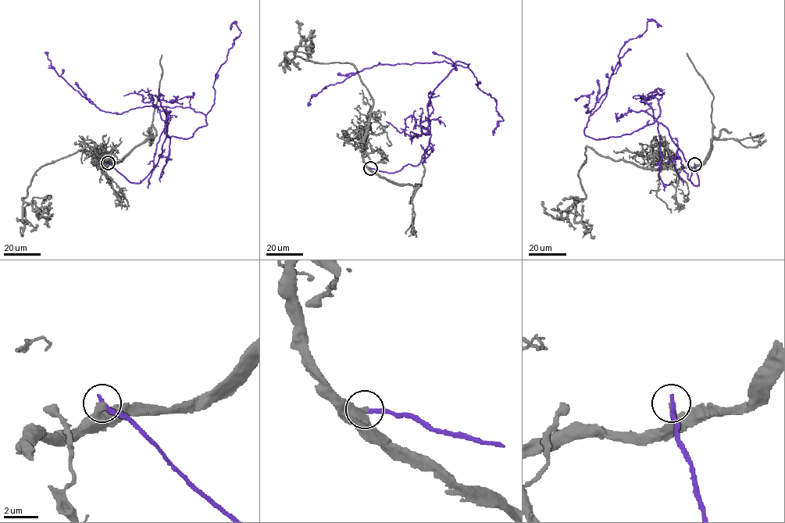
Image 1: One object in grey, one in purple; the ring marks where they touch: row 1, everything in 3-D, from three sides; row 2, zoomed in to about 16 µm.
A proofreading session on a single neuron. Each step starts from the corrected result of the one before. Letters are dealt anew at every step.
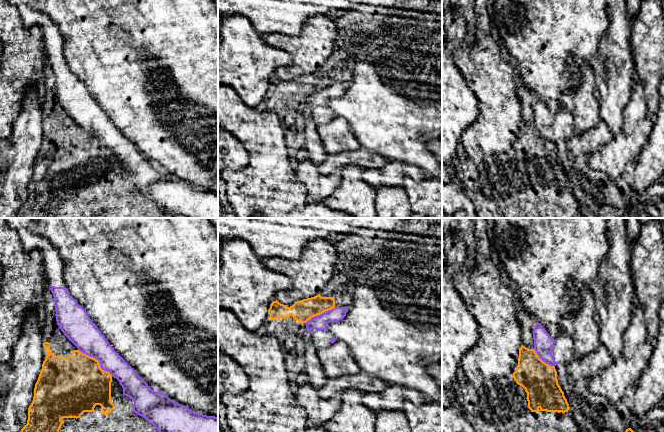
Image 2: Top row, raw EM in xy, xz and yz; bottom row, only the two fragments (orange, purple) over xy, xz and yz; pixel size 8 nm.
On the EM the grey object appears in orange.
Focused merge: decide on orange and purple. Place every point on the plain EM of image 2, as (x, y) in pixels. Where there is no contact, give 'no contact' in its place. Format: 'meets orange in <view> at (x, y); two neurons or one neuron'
meets orange in xy at (97, 136); two neurons

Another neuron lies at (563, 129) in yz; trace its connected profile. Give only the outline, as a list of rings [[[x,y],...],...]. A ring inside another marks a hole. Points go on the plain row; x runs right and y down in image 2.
[[[540,99],[533,105],[534,126],[539,134],[550,142],[565,140],[574,133],[573,118],[570,112],[561,105],[555,115],[552,115]]]

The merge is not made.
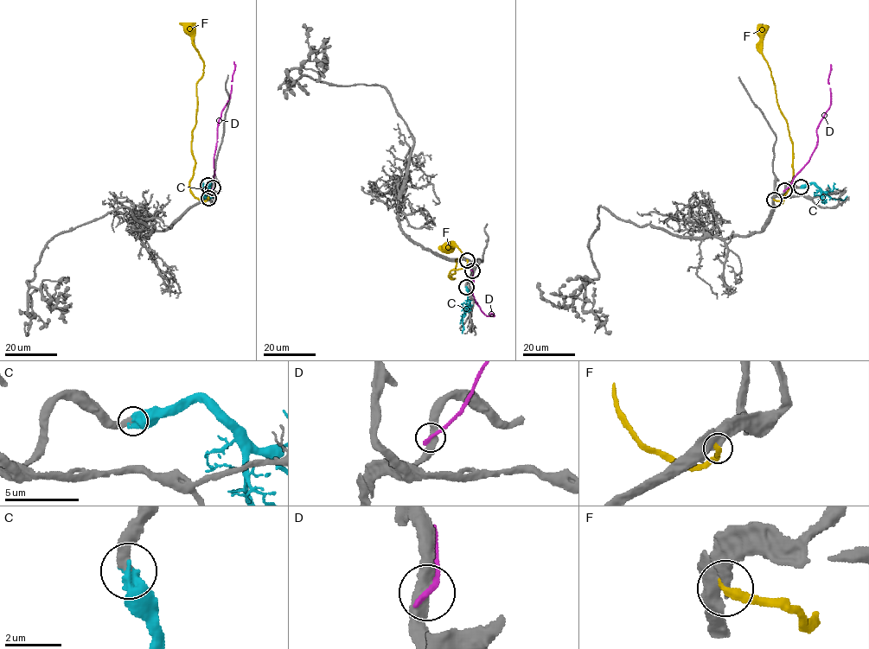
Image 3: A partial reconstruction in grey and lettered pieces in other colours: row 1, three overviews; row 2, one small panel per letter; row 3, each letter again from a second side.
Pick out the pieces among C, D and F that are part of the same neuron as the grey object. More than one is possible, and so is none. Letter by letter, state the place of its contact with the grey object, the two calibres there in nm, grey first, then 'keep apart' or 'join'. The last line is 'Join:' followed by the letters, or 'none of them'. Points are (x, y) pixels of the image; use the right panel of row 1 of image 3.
C: (801, 187) | 440/650 nm | join
D: (784, 190) | 480/280 nm | keep apart
F: (774, 200) | 600/340 nm | keep apart
Join: C

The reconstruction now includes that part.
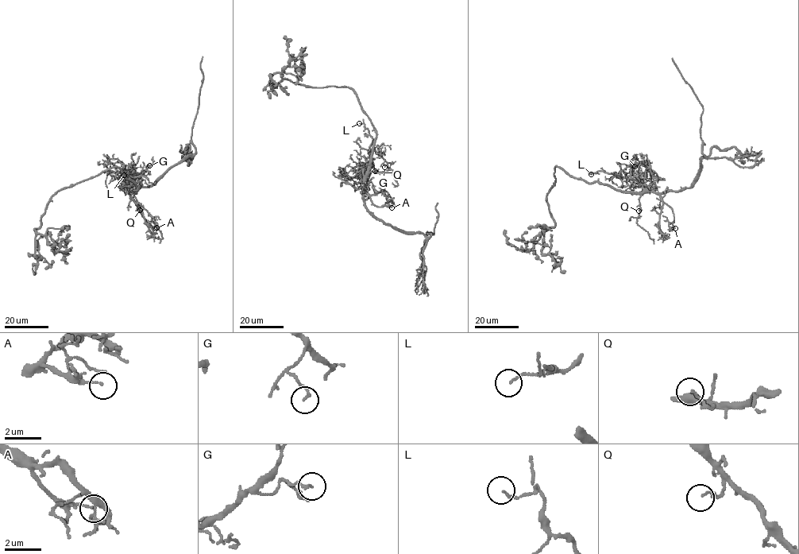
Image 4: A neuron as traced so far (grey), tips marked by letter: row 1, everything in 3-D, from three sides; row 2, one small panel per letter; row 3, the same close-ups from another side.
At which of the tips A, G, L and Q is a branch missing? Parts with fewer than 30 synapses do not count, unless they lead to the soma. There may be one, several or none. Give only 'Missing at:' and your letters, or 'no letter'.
Missing at: Q

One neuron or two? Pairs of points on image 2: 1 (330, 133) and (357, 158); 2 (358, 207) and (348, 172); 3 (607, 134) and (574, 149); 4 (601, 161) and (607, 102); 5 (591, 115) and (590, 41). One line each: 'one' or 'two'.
1: two
2: one
3: one
4: two
5: two

